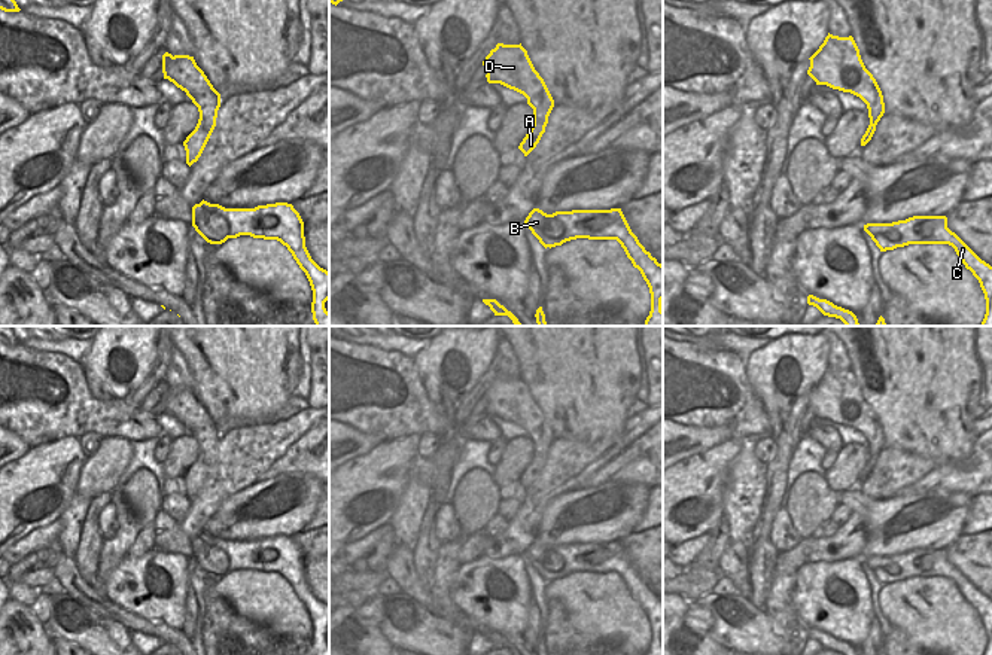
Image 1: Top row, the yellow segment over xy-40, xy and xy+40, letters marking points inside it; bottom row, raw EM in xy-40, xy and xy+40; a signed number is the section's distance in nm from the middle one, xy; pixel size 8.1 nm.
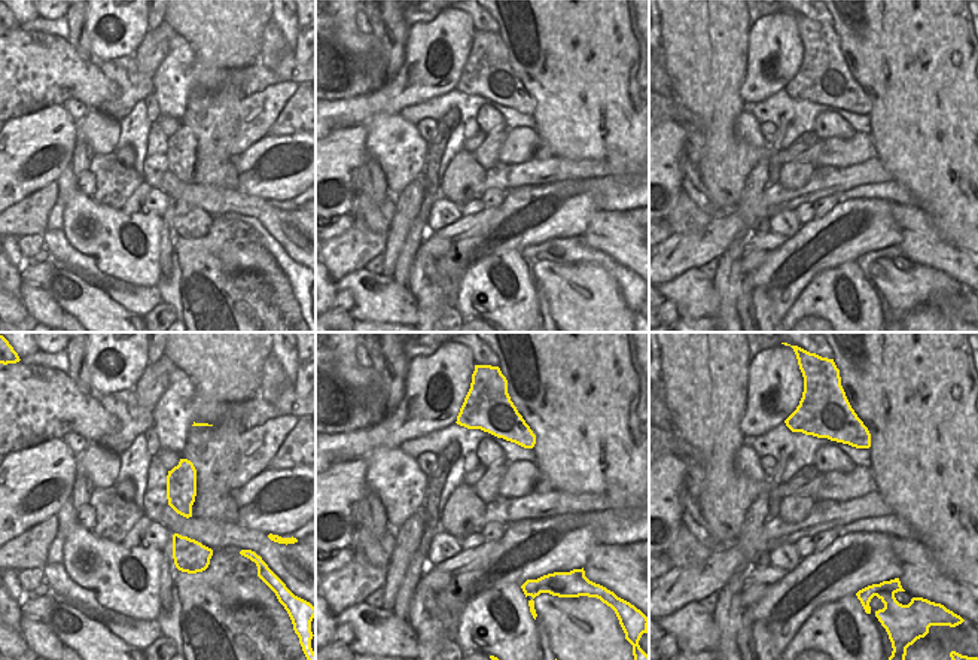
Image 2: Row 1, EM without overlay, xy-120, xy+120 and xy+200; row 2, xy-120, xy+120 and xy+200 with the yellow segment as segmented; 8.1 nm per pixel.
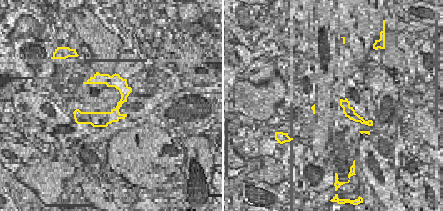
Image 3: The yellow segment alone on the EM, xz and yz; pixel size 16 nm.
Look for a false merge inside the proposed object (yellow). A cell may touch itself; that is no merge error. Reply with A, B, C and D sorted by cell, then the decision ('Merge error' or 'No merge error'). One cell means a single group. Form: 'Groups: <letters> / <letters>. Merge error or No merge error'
Groups: A B D / C. Merge error

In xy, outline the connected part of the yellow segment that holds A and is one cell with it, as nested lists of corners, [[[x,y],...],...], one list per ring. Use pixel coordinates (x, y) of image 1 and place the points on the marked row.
[[[497,43],[483,61],[489,83],[500,83],[523,94],[533,109],[533,125],[518,149],[527,156],[539,143],[554,100],[539,73],[535,70],[527,51],[520,45]]]

